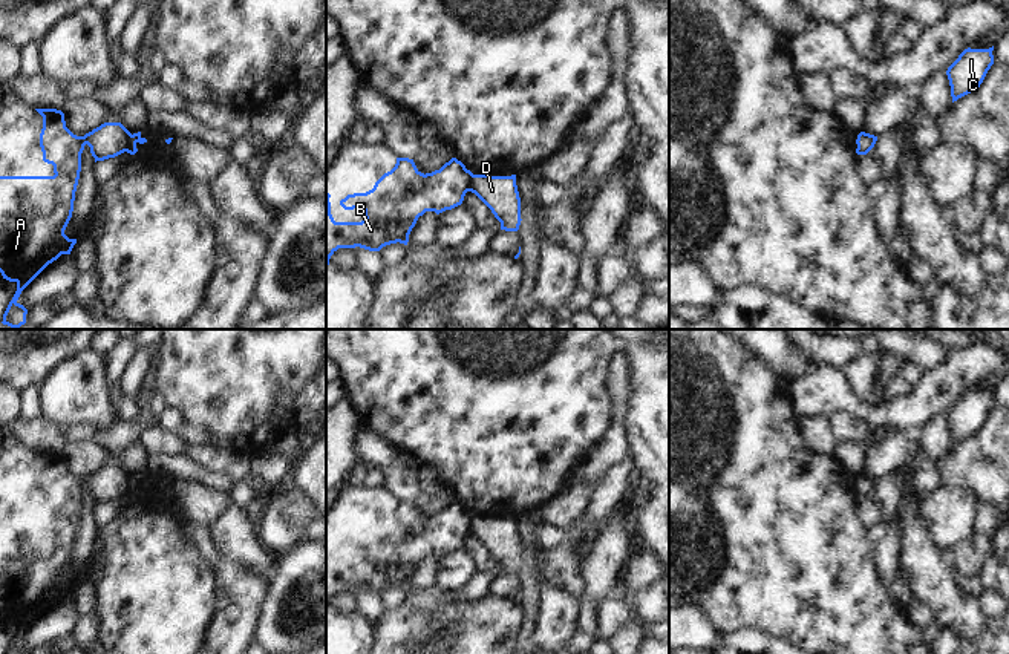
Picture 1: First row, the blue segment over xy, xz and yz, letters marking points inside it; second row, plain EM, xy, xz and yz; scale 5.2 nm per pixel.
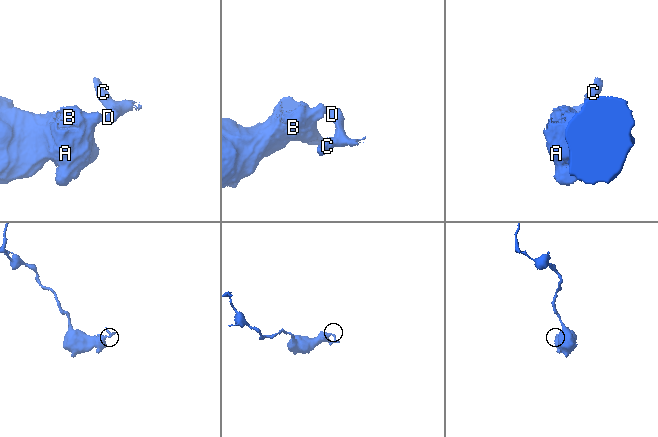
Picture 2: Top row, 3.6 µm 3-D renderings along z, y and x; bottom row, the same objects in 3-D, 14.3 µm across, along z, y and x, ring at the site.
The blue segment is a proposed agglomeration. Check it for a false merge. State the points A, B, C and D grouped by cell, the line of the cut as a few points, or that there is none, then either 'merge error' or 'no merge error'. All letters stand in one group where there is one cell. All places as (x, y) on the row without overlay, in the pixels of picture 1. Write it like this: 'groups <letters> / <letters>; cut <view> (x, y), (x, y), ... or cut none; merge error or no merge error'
groups A B / C D; cut xy (132, 478), (124, 493); merge error

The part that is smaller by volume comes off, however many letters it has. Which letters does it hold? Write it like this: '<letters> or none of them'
C, D

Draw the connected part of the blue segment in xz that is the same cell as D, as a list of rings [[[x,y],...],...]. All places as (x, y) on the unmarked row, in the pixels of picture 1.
[[[473,518],[470,533],[501,565],[501,573],[518,574],[521,568],[521,541],[516,518],[488,519]]]

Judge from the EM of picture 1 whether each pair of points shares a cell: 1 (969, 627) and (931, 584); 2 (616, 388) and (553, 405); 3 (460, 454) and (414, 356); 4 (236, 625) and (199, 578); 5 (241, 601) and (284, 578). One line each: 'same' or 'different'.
1: same
2: different
3: same
4: different
5: different

